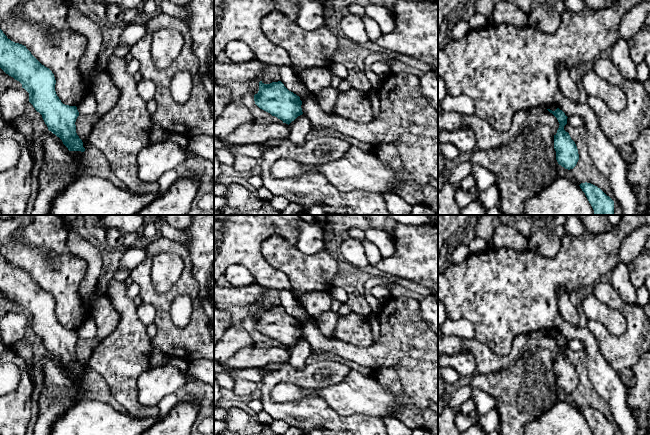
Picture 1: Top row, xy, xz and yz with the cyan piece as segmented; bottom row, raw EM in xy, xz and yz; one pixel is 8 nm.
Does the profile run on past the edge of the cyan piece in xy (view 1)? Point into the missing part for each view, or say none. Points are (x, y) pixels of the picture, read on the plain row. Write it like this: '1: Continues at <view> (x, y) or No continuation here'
1: No continuation here

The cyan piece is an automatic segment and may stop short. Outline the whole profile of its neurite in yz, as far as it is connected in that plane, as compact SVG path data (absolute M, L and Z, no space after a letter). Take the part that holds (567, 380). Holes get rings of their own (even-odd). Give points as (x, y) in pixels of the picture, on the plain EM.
M559 332L555 335L547 334L557 342L560 348L557 357L554 359L556 384L565 393L573 393L579 384L579 378L575 366L571 363L569 357L564 354L568 341Z

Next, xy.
M0 253L0 292L19 305L29 317L29 326L42 339L48 354L59 361L69 375L84 376L76 357L76 330L65 329L55 315L52 295L42 289L26 272L7 262Z

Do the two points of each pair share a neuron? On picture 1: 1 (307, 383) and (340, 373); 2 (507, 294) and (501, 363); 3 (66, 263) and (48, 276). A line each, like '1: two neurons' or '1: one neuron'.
1: one neuron
2: two neurons
3: one neuron

